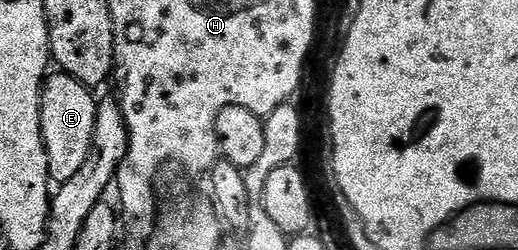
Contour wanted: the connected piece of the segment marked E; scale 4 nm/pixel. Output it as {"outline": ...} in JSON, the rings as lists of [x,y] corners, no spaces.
{"outline":[[[63,73],[47,76],[44,92],[40,94],[40,116],[42,117],[42,137],[46,145],[48,158],[48,177],[53,184],[59,185],[70,181],[82,165],[94,141],[96,108],[98,99],[89,88],[83,87],[77,79]]]}

